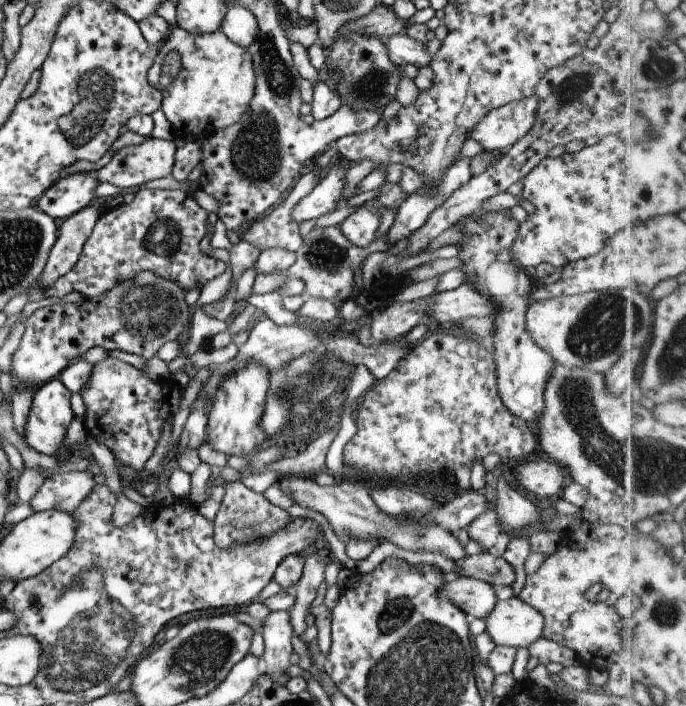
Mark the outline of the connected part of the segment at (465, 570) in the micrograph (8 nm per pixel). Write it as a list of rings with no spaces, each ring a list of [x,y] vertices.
[[[481,553],[475,556],[466,556],[456,562],[461,570],[461,576],[471,577],[488,582],[494,588],[510,586],[516,581],[516,572],[510,562],[506,562],[507,556],[496,558],[492,554]]]

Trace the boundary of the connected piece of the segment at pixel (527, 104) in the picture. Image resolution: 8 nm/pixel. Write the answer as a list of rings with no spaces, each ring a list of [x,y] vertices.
[[[530,96],[518,103],[493,109],[474,126],[469,135],[484,152],[505,153],[532,128],[537,112],[537,99]]]

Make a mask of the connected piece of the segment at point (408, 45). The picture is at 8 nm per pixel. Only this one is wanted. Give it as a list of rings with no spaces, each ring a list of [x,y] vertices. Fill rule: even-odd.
[[[406,32],[392,36],[386,46],[390,61],[402,69],[414,65],[420,70],[432,63],[434,55],[428,51],[427,46],[413,40]]]

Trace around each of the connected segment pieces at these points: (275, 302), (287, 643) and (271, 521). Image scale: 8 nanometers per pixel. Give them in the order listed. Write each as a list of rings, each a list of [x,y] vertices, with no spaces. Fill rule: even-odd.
[[[273,289],[264,295],[253,293],[248,299],[248,303],[257,310],[257,313],[264,318],[268,318],[272,323],[279,326],[291,326],[301,319],[297,312],[289,312],[284,308],[281,289]]]
[[[288,610],[272,611],[265,619],[260,633],[264,637],[264,655],[261,657],[263,673],[279,686],[286,686],[290,680],[288,668],[293,648],[290,639],[295,635]]]
[[[240,480],[228,484],[225,489],[226,494],[213,522],[213,540],[216,547],[228,549],[234,544],[258,543],[286,529],[293,520],[286,510],[270,504],[264,493],[258,494],[249,490]]]

